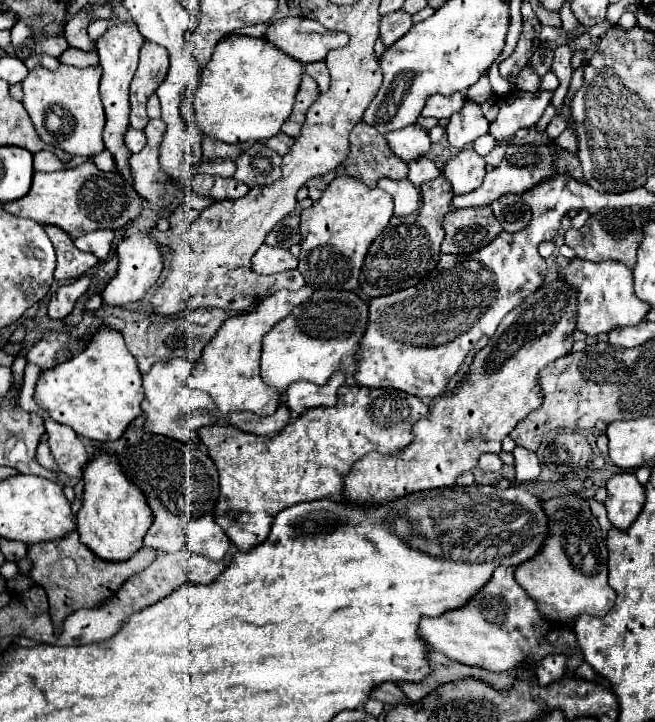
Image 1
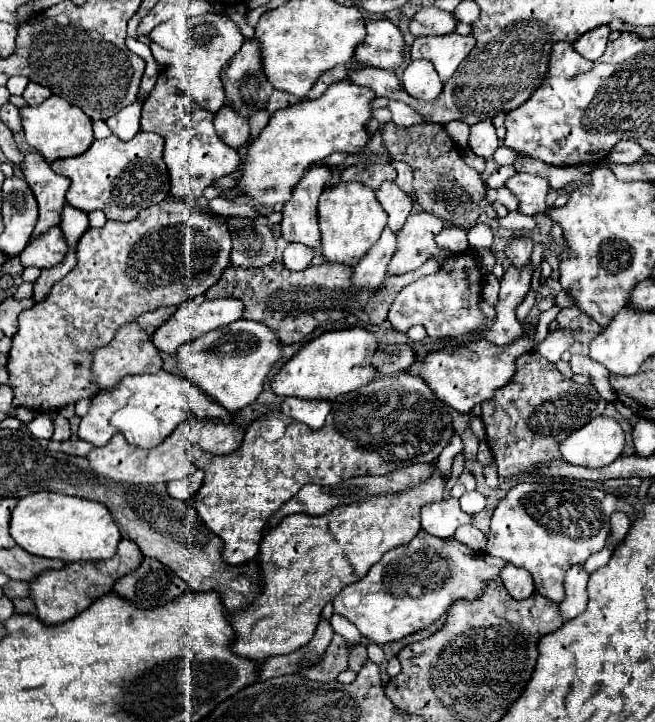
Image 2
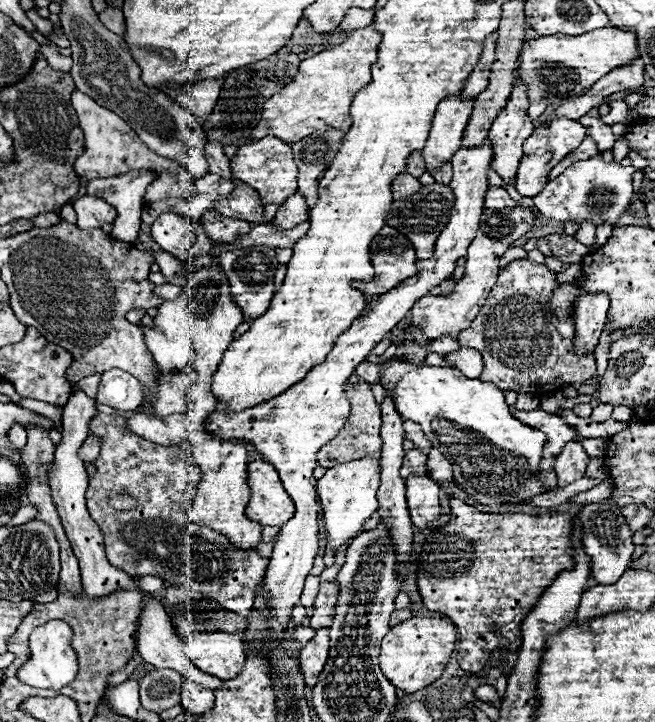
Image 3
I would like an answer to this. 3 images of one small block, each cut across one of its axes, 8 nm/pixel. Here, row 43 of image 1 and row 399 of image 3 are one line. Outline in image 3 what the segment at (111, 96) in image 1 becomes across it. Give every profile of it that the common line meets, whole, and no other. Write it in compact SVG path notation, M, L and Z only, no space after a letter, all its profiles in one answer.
M112 368L102 374L96 400L116 410L136 410L144 400L144 384L132 374Z

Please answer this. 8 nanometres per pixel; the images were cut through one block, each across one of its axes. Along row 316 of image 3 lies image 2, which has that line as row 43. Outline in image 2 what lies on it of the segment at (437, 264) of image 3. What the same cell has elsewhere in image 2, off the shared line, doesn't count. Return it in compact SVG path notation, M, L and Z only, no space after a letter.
M374 20L366 24L366 36L356 46L354 58L362 66L394 70L402 64L404 38L390 20Z

